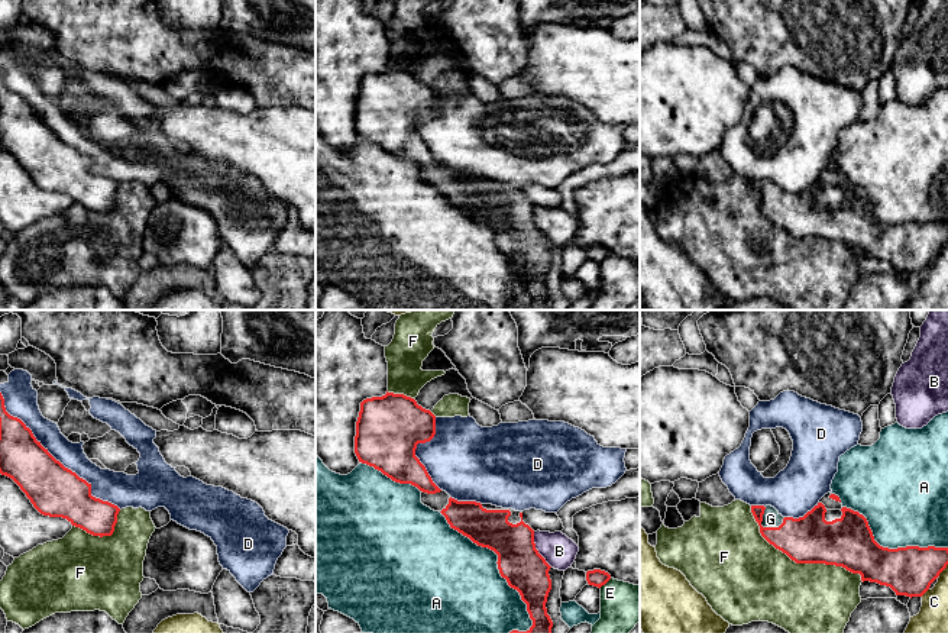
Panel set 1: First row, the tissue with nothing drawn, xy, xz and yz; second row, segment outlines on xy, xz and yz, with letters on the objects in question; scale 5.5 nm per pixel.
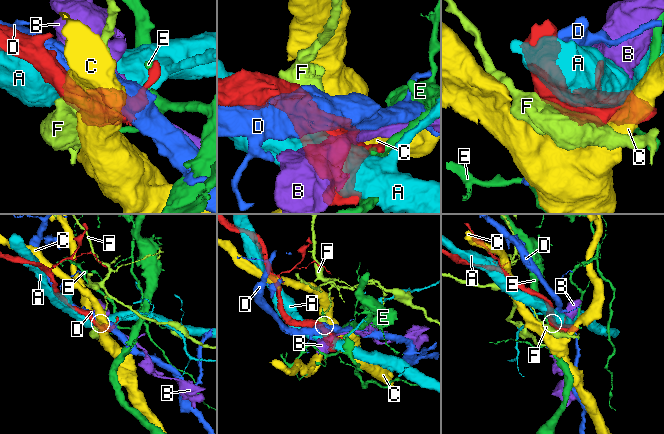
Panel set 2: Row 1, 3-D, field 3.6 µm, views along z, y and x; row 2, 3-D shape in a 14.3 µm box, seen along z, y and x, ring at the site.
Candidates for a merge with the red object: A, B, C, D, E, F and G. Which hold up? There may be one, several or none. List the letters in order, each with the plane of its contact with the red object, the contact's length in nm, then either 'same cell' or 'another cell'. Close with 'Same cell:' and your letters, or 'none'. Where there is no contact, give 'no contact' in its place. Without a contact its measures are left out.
A: meets red in xz; contact 850 nm long; another cell
B: meets red in xz; contact 220 nm long; another cell
C: meets red in yz; contact 60 nm long; another cell
D: meets red in xy; contact 950 nm long; another cell
E: meets red in xz; contact 90 nm long; another cell
F: meets red in yz; contact 750 nm long; another cell
G: meets red in yz; contact 150 nm long; same cell
Same cell: G

